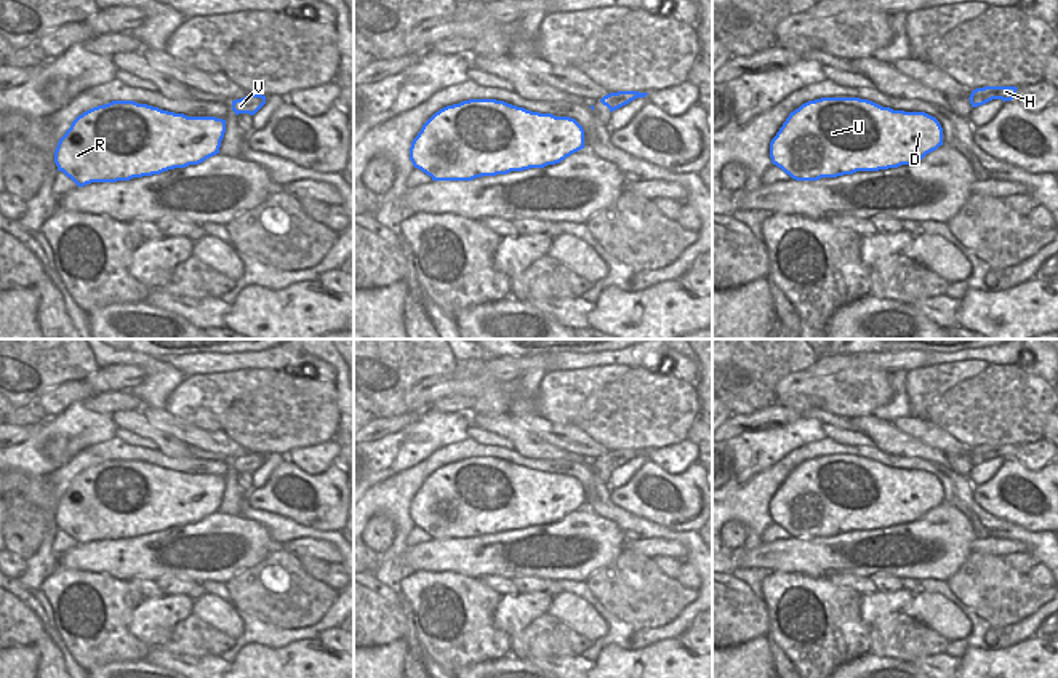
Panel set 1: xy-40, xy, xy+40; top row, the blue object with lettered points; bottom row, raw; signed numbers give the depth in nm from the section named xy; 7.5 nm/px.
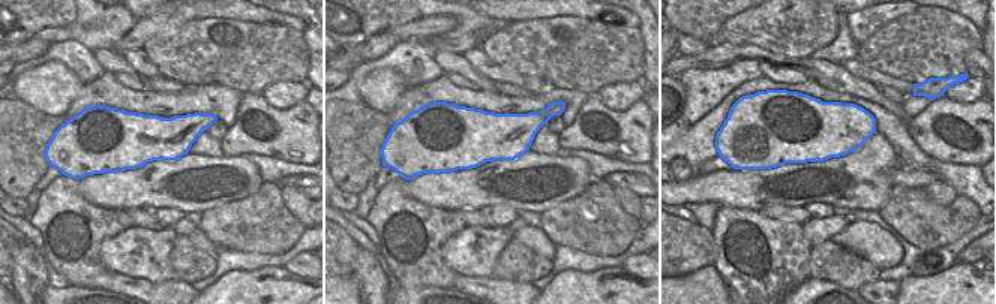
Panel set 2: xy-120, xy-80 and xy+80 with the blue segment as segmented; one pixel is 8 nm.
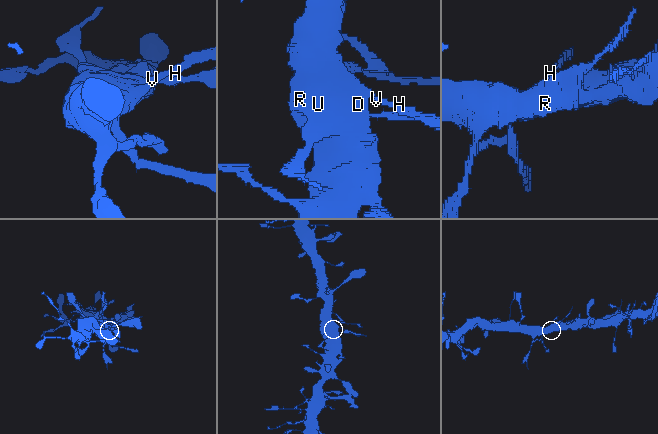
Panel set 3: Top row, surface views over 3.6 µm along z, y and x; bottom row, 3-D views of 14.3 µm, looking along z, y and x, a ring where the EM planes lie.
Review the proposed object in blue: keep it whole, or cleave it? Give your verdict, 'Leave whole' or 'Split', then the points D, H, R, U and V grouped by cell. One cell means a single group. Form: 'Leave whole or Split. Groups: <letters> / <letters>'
Leave whole. Groups: D H R U V.

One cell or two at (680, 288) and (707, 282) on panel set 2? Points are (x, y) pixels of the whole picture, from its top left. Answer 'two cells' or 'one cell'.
one cell

